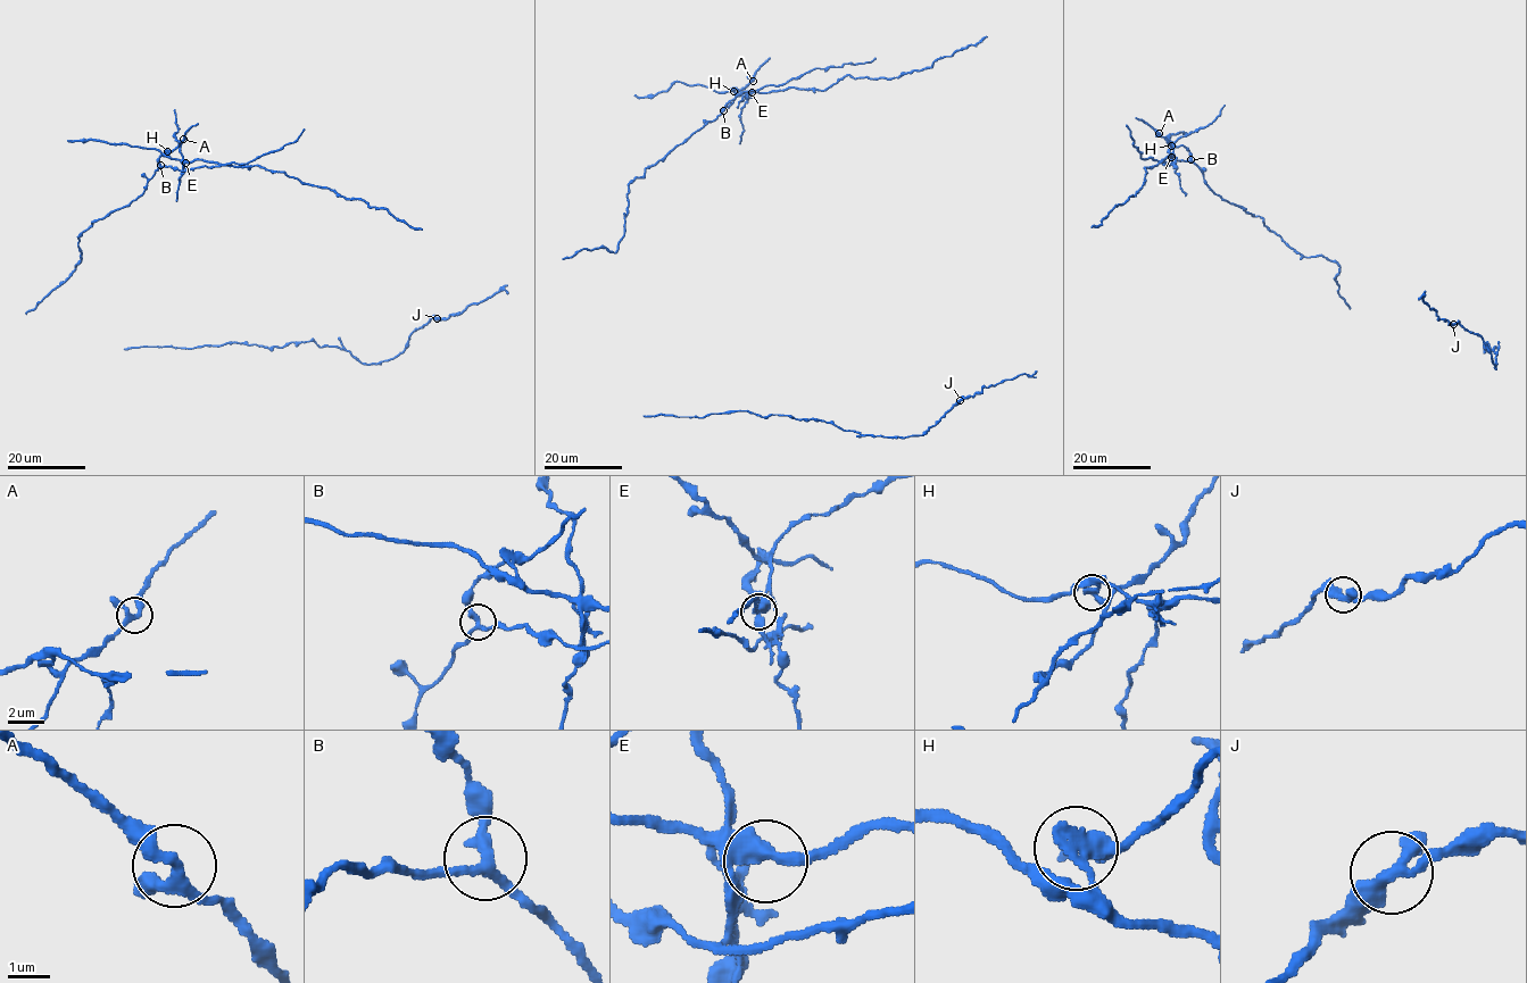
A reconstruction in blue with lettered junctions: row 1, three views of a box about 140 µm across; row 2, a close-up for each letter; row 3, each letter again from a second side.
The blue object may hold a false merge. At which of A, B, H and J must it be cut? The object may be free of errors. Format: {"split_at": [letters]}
{"split_at": ["H"]}

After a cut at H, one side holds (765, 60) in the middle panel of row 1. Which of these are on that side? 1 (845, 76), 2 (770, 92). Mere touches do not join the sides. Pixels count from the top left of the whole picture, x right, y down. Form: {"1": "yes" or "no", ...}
{"1": "no", "2": "no"}

